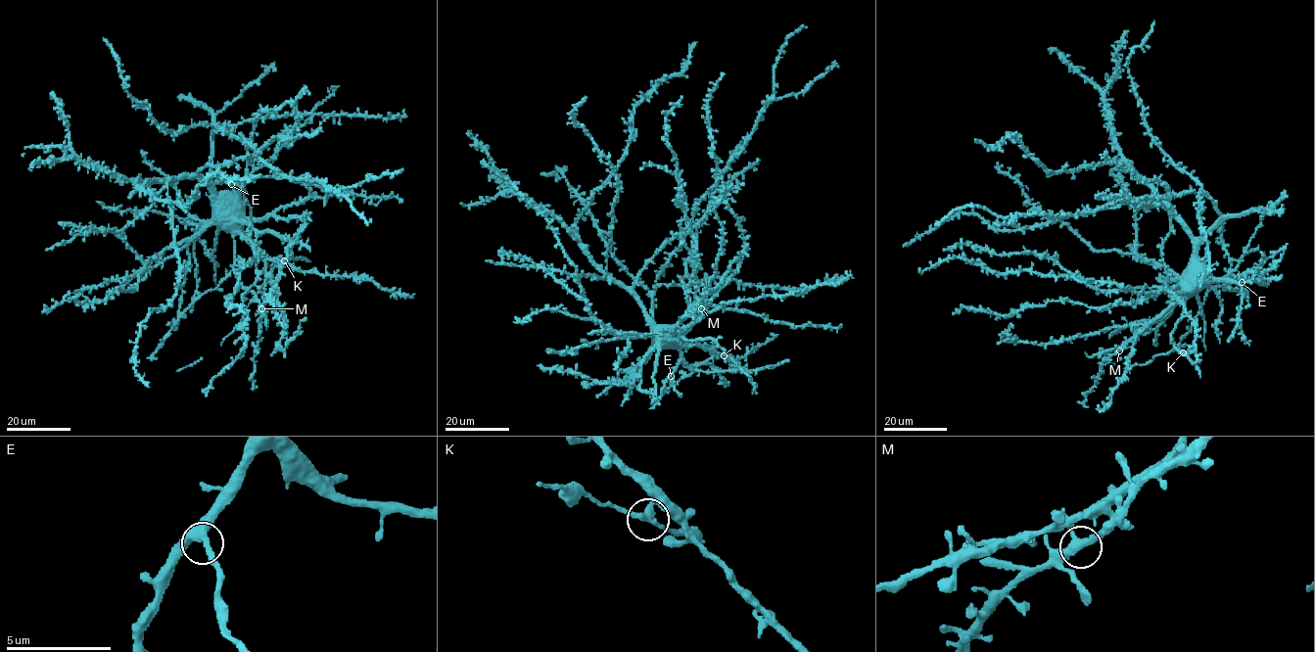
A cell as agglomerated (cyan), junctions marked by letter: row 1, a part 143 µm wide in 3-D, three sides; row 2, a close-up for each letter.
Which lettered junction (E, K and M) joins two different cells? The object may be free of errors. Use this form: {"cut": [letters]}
{"cut": []}

